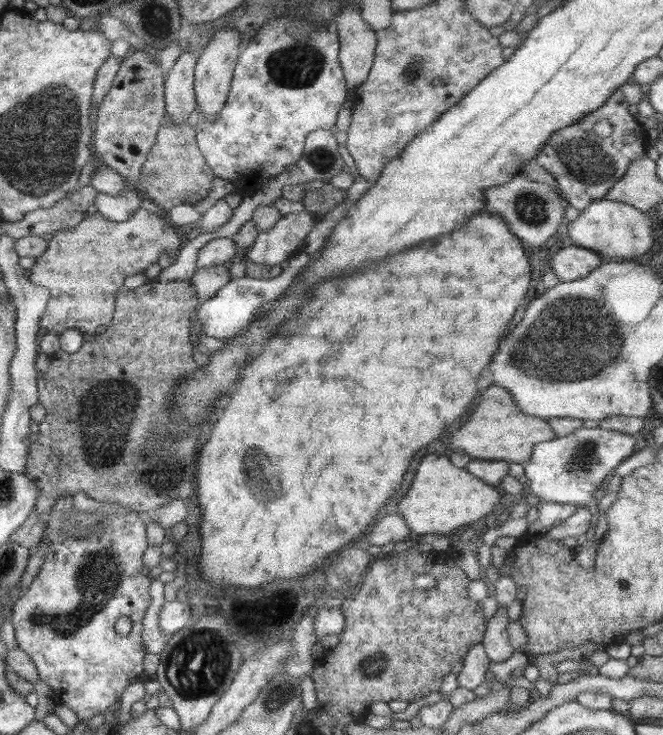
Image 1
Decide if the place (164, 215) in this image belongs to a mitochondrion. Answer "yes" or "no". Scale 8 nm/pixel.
no

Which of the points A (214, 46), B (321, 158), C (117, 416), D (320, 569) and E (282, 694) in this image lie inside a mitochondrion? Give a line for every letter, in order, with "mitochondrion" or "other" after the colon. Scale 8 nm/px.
A: other
B: mitochondrion
C: mitochondrion
D: other
E: mitochondrion

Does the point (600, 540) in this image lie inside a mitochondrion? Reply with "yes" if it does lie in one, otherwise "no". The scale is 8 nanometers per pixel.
no

